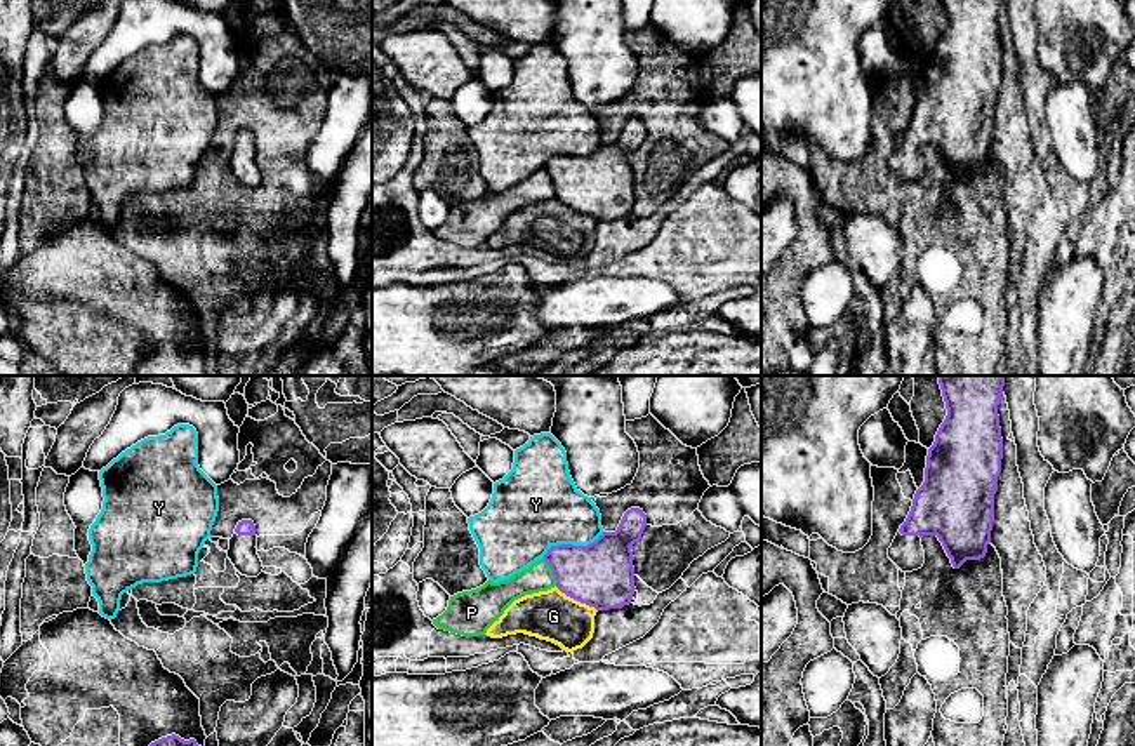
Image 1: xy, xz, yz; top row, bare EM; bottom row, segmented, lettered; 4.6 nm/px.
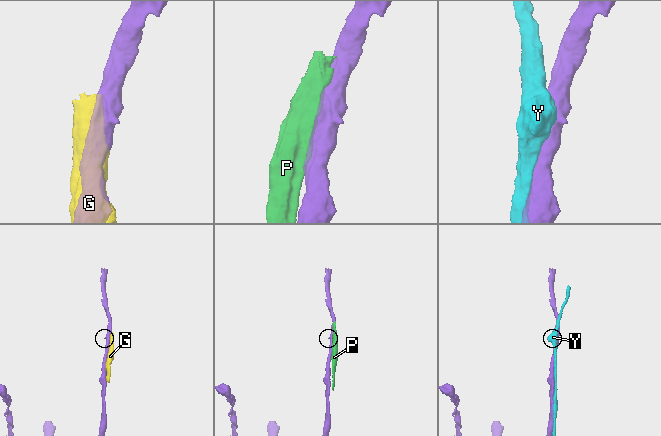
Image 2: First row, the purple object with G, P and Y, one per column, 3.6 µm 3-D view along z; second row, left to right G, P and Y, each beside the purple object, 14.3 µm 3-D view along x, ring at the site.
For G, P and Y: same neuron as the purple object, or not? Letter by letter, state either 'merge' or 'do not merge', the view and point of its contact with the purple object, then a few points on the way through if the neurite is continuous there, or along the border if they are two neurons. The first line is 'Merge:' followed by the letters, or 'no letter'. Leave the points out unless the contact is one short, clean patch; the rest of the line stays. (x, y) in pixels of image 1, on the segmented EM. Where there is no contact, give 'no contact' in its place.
Merge: no letter
G: do not merge; meets purple in xz at (576, 599)
P: do not merge; meets purple in xz at (553, 572)
Y: do not merge; meets purple in xz at (572, 545)

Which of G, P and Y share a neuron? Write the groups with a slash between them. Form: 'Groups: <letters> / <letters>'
Groups: G / P / Y

